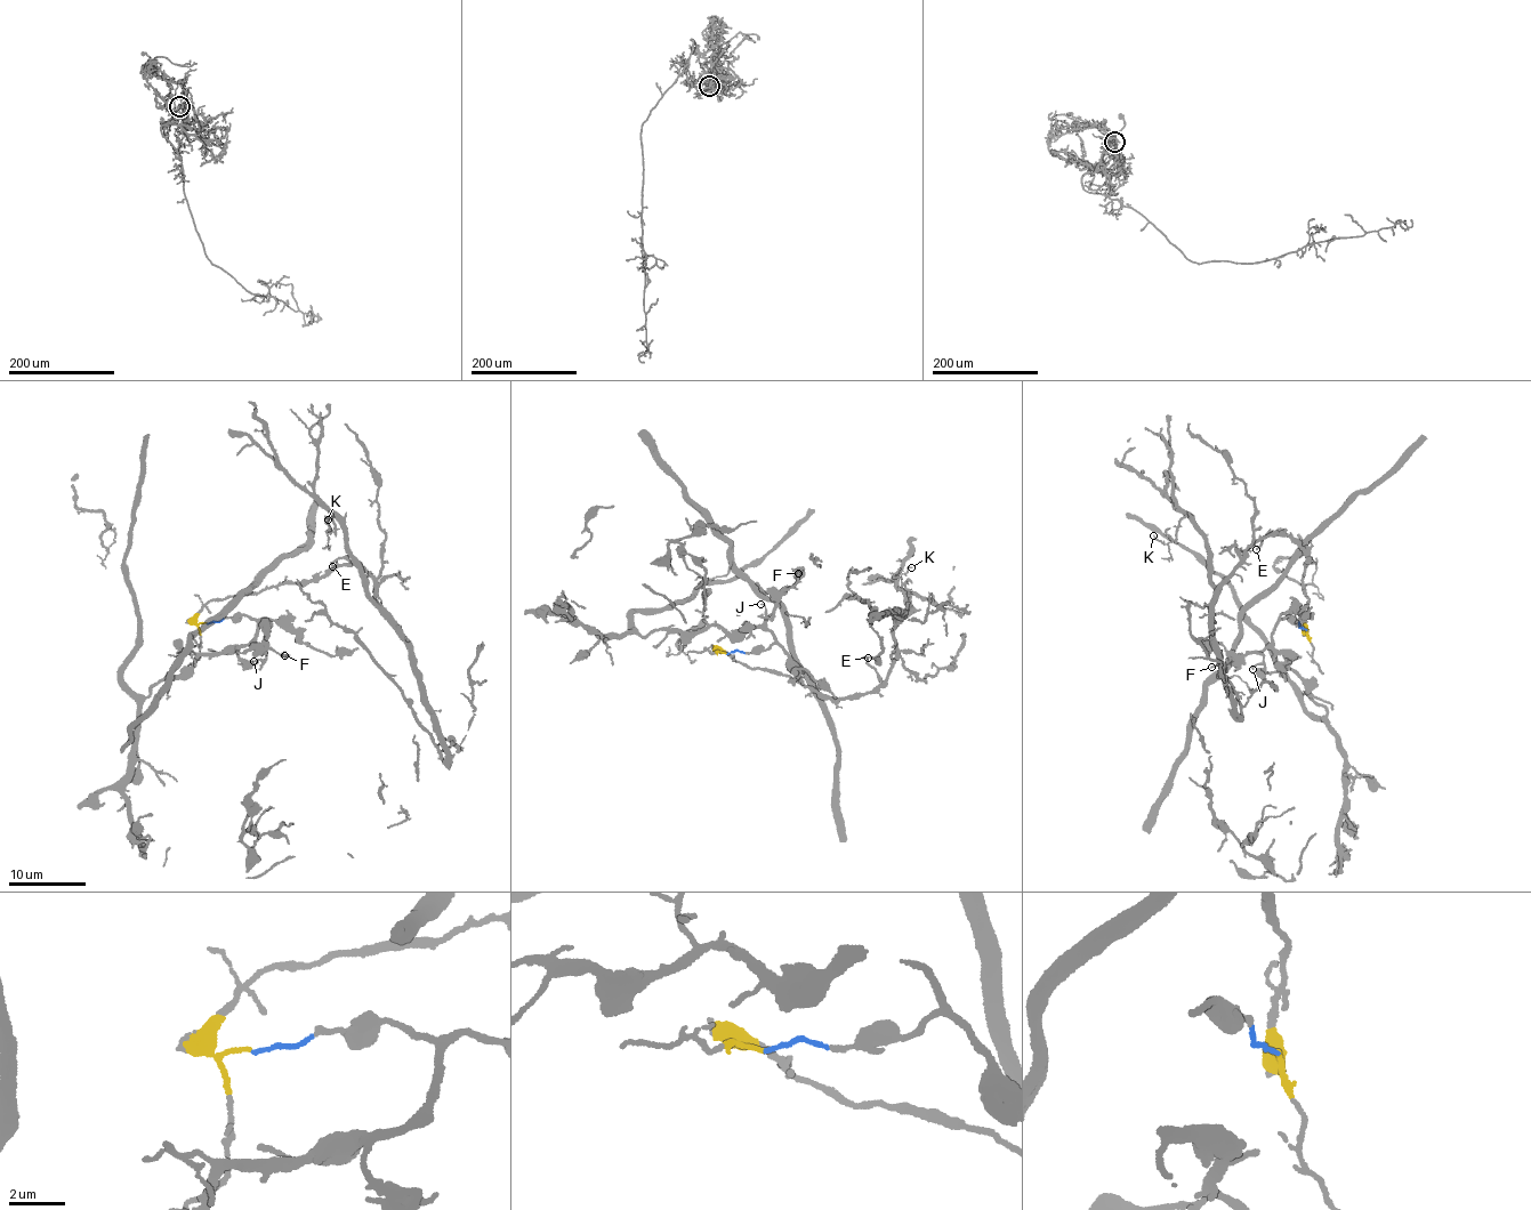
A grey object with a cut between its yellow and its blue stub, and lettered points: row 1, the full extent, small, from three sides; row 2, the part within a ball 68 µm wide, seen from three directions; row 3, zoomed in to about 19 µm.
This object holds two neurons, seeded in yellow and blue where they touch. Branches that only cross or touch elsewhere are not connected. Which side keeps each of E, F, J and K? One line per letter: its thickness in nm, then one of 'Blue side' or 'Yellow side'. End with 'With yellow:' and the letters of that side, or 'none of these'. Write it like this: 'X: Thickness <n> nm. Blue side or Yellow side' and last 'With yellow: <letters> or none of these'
E: Thickness 160 nm. Yellow side
F: Thickness 130 nm. Blue side
J: Thickness 120 nm. Blue side
K: Thickness 100 nm. Yellow side
With yellow: E, K

